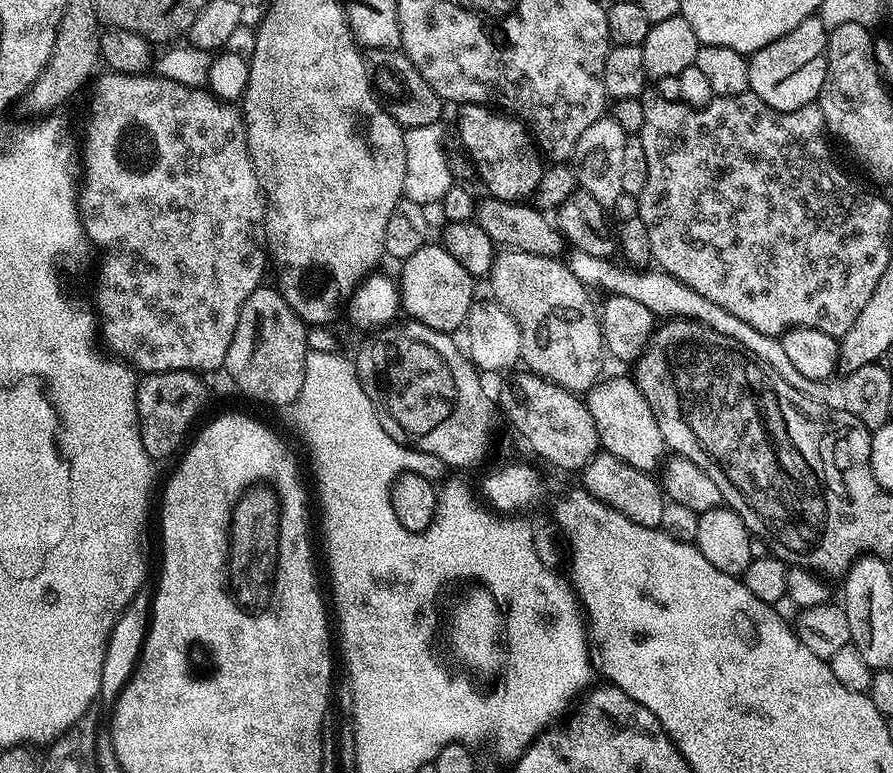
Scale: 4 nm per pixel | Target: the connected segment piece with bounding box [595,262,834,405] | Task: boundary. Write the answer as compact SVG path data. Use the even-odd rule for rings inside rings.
M604 262L597 263L596 267L596 280L601 284L602 287L608 288L604 290L611 290L615 295L618 296L629 296L634 298L638 302L642 302L642 306L646 306L646 310L650 310L653 317L656 318L683 318L686 320L697 320L699 324L704 324L708 328L713 328L718 334L722 334L726 338L730 338L734 343L740 345L745 352L750 352L756 356L762 363L768 363L769 366L777 371L778 374L782 376L790 384L794 386L795 390L801 391L806 397L814 399L819 403L824 405L831 405L833 403L832 396L834 400L834 388L833 385L828 382L823 382L820 380L814 380L812 378L806 378L795 368L790 362L790 357L786 354L783 343L777 337L767 336L762 334L758 330L754 330L746 322L742 322L742 318L734 318L734 314L730 314L730 310L722 310L722 306L718 306L718 302L710 302L710 298L702 298L702 294L698 294L698 290L690 290L690 286L683 284L678 278L674 278L668 272L663 270L655 270L656 272L644 272L648 270L628 270L632 272L611 272L608 269L609 265Z

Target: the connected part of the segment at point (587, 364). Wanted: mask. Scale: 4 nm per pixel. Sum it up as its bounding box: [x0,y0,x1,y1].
[490,251,606,394]

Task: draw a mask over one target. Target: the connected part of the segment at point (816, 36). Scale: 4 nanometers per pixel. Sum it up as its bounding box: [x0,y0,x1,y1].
[748,15,829,112]

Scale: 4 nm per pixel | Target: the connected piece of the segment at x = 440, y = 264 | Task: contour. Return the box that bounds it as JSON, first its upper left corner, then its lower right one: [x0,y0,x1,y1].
[398,242,474,334]

